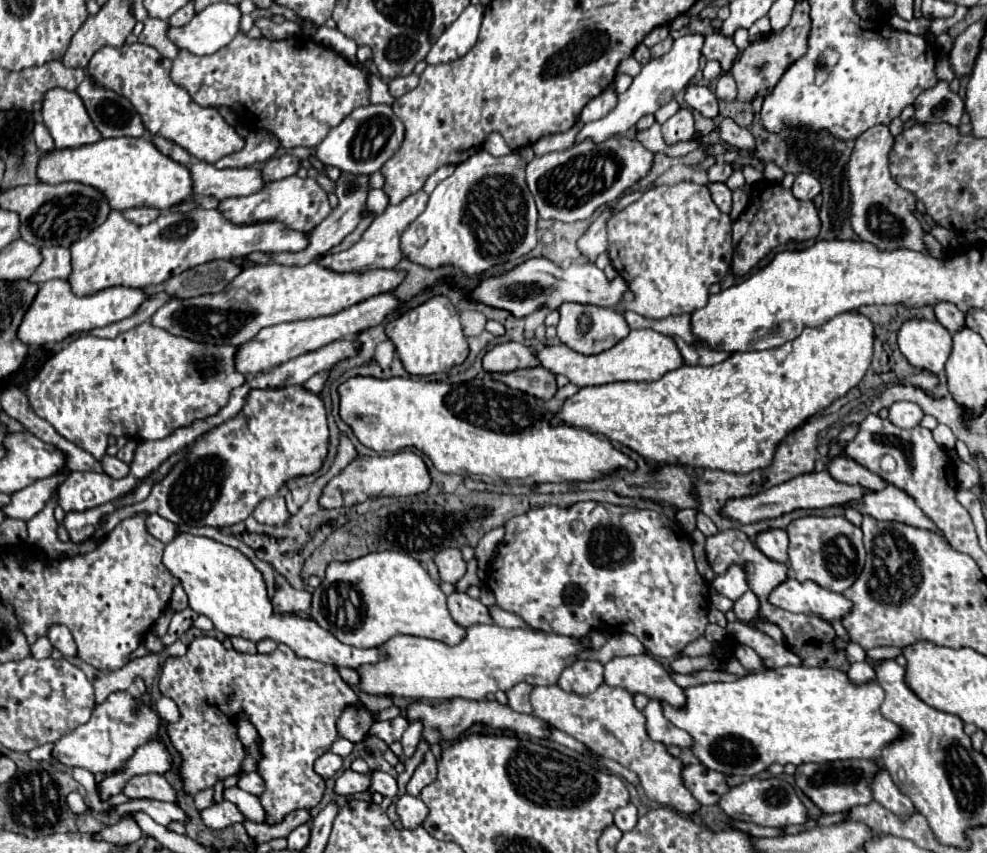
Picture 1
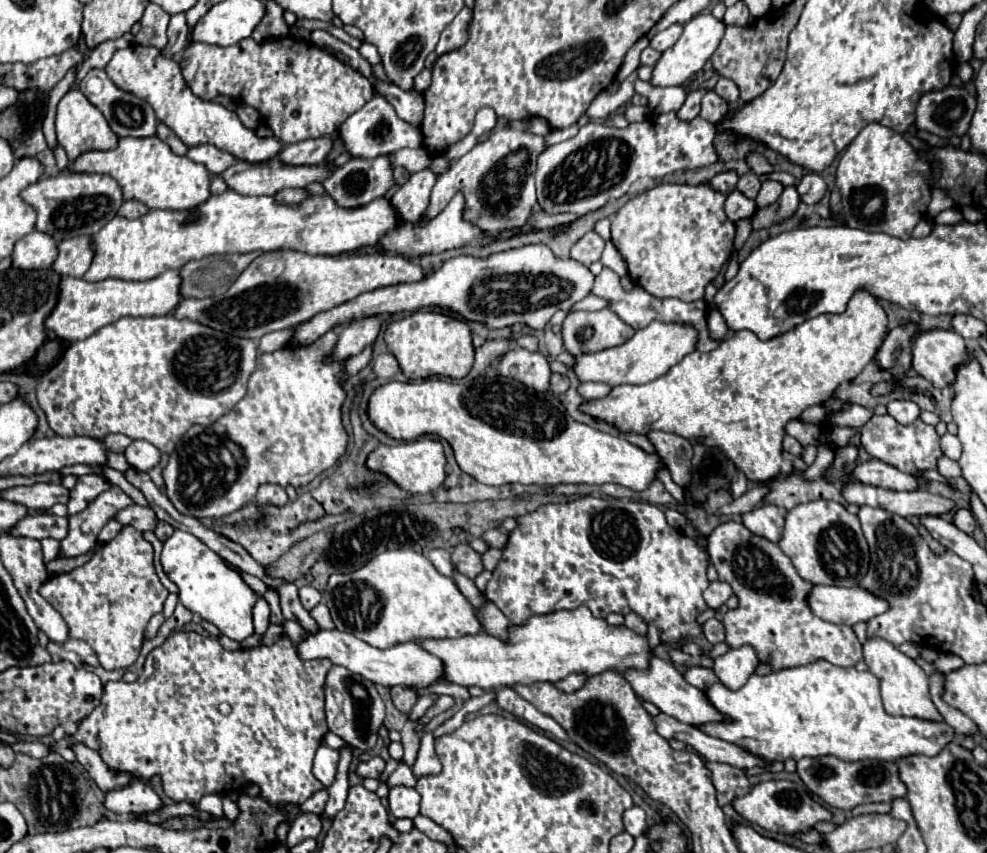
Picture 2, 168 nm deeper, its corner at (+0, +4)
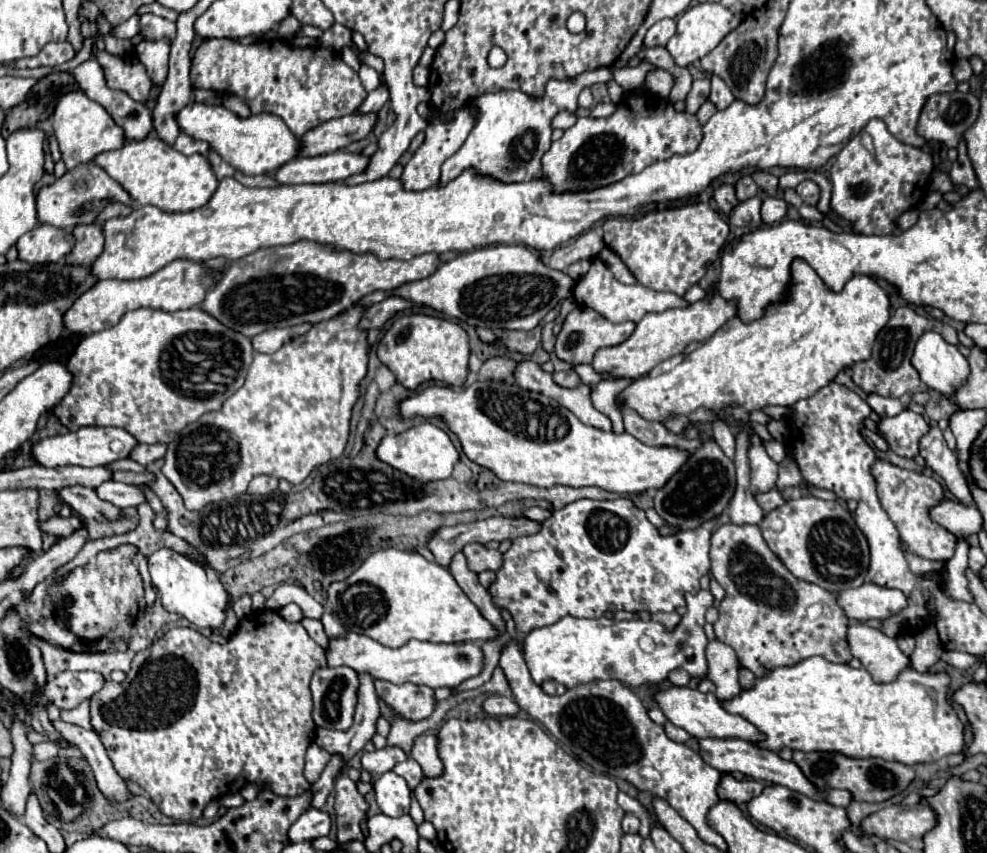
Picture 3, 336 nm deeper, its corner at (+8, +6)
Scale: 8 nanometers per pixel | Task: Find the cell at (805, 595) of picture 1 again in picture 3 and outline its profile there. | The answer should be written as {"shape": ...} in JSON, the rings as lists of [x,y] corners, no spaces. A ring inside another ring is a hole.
{"shape":[[[870,581],[862,583],[856,589],[840,591],[836,599],[844,615],[856,621],[886,619],[902,611],[902,607],[906,607],[906,597],[902,591],[878,587]]]}

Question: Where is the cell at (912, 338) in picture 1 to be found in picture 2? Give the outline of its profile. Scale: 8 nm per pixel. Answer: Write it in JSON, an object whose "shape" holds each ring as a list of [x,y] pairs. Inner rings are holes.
{"shape":[[[934,329],[922,333],[914,343],[914,371],[934,387],[950,387],[958,365],[966,363],[964,339],[956,331]]]}

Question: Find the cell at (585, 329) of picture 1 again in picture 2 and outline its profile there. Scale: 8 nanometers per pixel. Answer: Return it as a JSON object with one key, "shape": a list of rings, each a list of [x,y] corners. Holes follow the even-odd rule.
{"shape":[[[600,309],[594,313],[588,311],[572,311],[566,315],[564,323],[562,323],[562,337],[564,337],[564,349],[568,353],[572,353],[574,357],[586,355],[586,353],[596,353],[608,347],[616,347],[626,343],[636,331],[626,325],[616,313],[612,313],[610,309]]]}

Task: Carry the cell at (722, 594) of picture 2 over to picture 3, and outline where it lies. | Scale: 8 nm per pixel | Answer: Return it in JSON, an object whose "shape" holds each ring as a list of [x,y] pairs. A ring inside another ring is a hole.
{"shape":[[[700,589],[696,595],[686,595],[686,615],[682,617],[682,623],[674,631],[666,631],[660,623],[656,621],[642,621],[642,619],[632,619],[632,621],[614,621],[608,617],[600,619],[576,619],[572,615],[566,615],[558,619],[552,625],[532,629],[524,641],[522,641],[522,653],[524,661],[530,669],[532,681],[536,685],[542,685],[542,681],[552,679],[568,689],[580,683],[590,683],[594,679],[618,679],[624,685],[644,685],[644,683],[662,683],[668,673],[676,667],[686,669],[692,677],[706,677],[706,657],[704,649],[708,645],[708,639],[704,635],[704,613],[706,609],[714,603],[714,595],[708,589]]]}

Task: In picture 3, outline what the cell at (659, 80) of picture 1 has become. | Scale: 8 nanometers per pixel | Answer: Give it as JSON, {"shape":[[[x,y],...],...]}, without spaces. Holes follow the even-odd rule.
{"shape":[[[698,3],[694,7],[688,7],[684,11],[684,15],[678,17],[678,29],[676,35],[668,41],[666,49],[670,51],[674,63],[678,67],[688,67],[694,61],[702,59],[704,55],[708,55],[730,31],[734,31],[734,27],[738,27],[738,23],[742,21],[742,15],[728,11],[726,7],[722,7],[720,3]]]}

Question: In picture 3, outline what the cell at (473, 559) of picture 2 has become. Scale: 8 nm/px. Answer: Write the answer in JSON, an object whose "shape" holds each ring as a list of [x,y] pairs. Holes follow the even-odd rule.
{"shape":[[[468,543],[468,545],[462,549],[462,553],[466,555],[468,569],[474,571],[474,573],[486,571],[486,569],[496,571],[496,569],[502,565],[502,553],[500,553],[500,551],[486,549],[486,547],[480,545],[480,543]]]}

